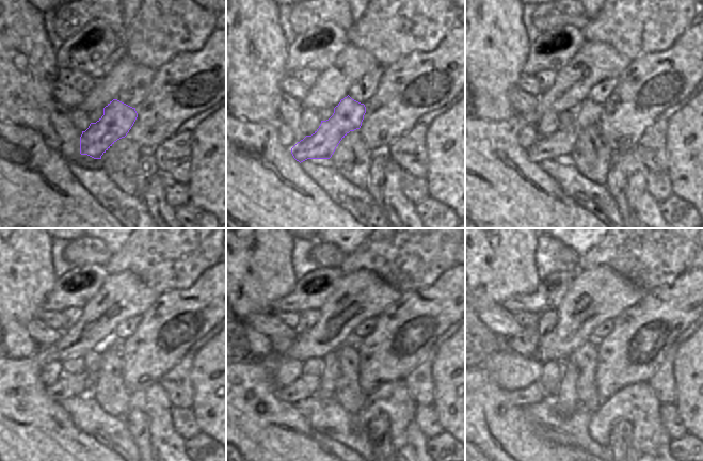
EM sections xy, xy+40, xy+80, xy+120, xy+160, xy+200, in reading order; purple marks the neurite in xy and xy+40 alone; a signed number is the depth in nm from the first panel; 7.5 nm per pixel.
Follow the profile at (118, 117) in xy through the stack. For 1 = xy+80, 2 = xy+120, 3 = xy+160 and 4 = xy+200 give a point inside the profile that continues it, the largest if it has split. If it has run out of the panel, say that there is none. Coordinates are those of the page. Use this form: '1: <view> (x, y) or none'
1: xy+80 (559, 144)
2: xy+120 (67, 386)
3: xy+160 (307, 385)
4: xy+200 (534, 393)

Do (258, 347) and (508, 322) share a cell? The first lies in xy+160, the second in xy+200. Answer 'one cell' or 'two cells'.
two cells

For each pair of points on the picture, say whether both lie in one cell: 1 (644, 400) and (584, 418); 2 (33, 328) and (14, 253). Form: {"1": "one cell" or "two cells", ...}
{"1": "two cells", "2": "two cells"}

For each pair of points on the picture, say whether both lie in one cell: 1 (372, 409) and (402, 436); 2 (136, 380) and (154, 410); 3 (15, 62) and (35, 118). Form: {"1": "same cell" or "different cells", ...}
{"1": "same cell", "2": "different cells", "3": "same cell"}

